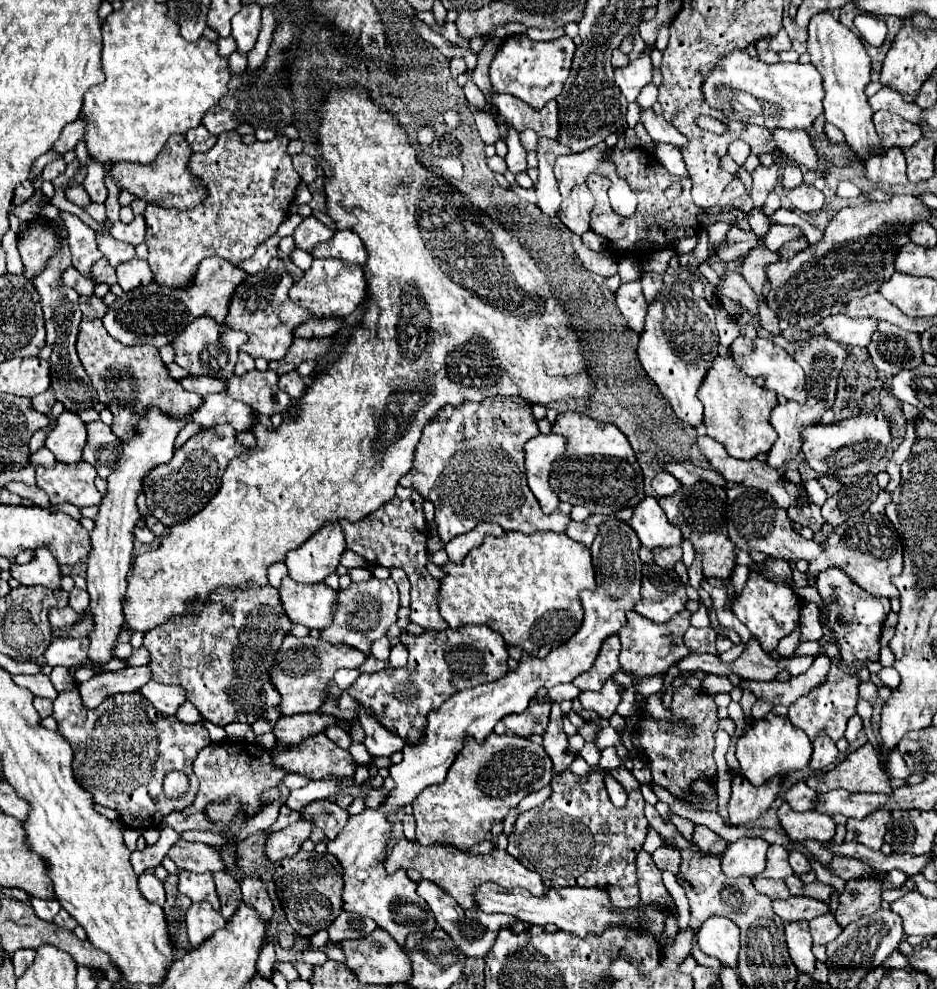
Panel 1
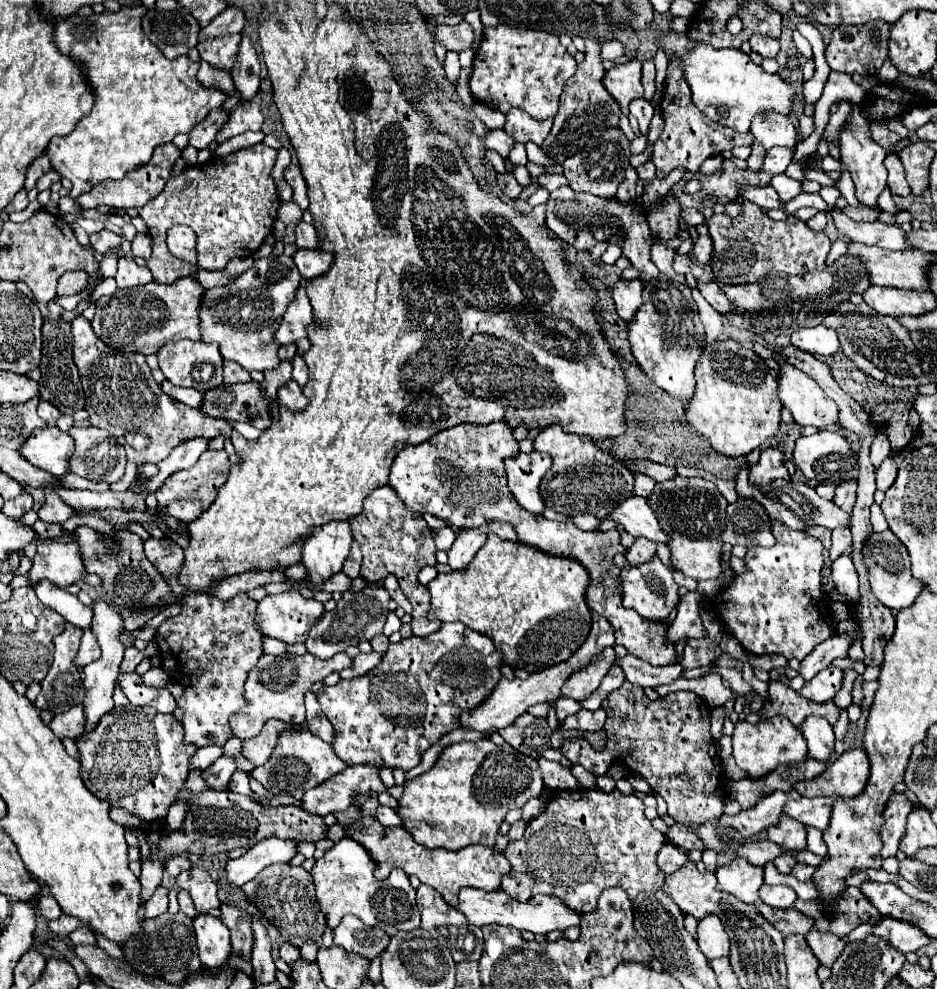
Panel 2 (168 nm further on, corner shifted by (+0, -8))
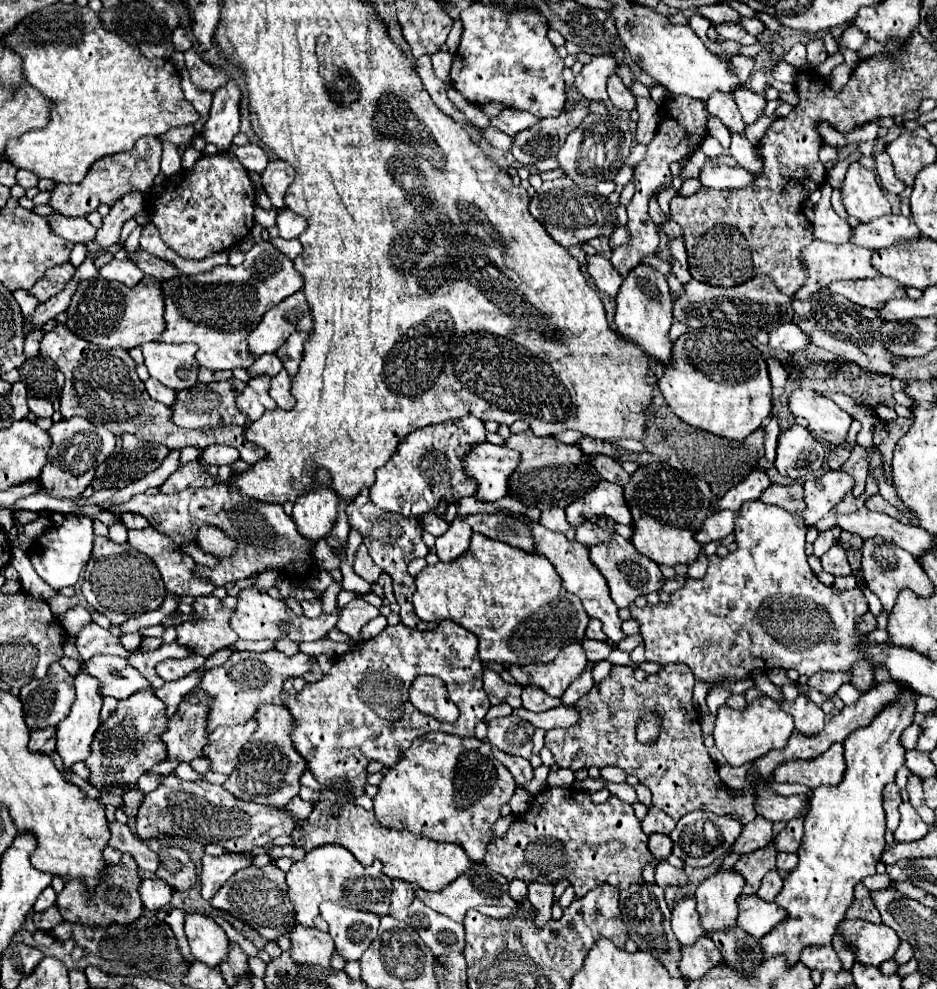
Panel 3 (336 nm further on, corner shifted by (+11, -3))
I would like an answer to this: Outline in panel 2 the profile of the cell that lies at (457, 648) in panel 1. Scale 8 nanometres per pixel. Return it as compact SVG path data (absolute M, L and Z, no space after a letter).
M445 623L439 631L427 637L409 637L399 643L391 643L381 663L367 675L357 679L341 679L333 687L323 687L317 695L325 717L335 727L335 753L347 763L373 763L381 767L401 767L405 771L419 765L423 751L435 745L445 733L457 729L457 717L461 709L479 705L501 679L503 657L495 649L487 635L467 629L463 623Z

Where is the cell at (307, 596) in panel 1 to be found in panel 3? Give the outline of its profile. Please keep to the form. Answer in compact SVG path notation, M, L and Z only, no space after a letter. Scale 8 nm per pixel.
M269 570L259 574L257 582L250 588L240 590L238 594L238 604L234 608L234 616L230 618L230 626L232 630L238 634L238 638L242 640L280 640L280 638L290 638L294 642L311 642L322 639L331 629L336 626L338 614L340 610L355 598L362 598L364 602L380 608L382 606L382 598L376 596L374 592L355 596L354 593L342 590L337 597L336 612L334 614L321 614L316 618L306 618L305 616L297 616L292 614L292 610L282 602L282 600L274 600L270 598L266 592L261 592L262 588L271 588L277 585L281 580L280 573Z

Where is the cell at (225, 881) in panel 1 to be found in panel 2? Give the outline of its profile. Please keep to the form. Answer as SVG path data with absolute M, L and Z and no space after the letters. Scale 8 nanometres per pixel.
M221 903L221 921L231 931L233 953L241 953L241 957L249 961L251 959L251 945L253 945L251 915L235 905Z

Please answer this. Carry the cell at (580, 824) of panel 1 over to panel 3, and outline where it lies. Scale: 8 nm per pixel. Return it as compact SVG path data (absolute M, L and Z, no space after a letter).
M576 786L568 788L546 788L544 792L536 794L530 802L526 814L516 820L502 838L496 838L484 856L484 864L494 872L506 876L508 880L520 878L526 884L530 882L560 882L568 878L570 884L576 888L576 898L584 896L598 884L610 884L618 890L626 890L632 884L642 884L642 868L652 860L652 852L648 850L648 836L640 828L640 820L634 816L634 808L610 796L604 804L594 804L588 794L584 794Z

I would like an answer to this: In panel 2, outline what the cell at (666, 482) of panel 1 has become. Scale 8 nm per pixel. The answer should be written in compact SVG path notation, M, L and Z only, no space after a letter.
M637 473L635 475L635 495L641 495L641 497L651 497L651 491L655 489L655 481L643 473Z

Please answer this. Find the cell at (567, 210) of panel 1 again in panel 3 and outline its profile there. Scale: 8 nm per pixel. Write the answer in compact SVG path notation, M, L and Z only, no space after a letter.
M568 176L544 182L530 200L530 214L564 248L578 246L580 242L596 236L612 236L612 230L618 226L616 206L600 196L594 186L578 186Z

